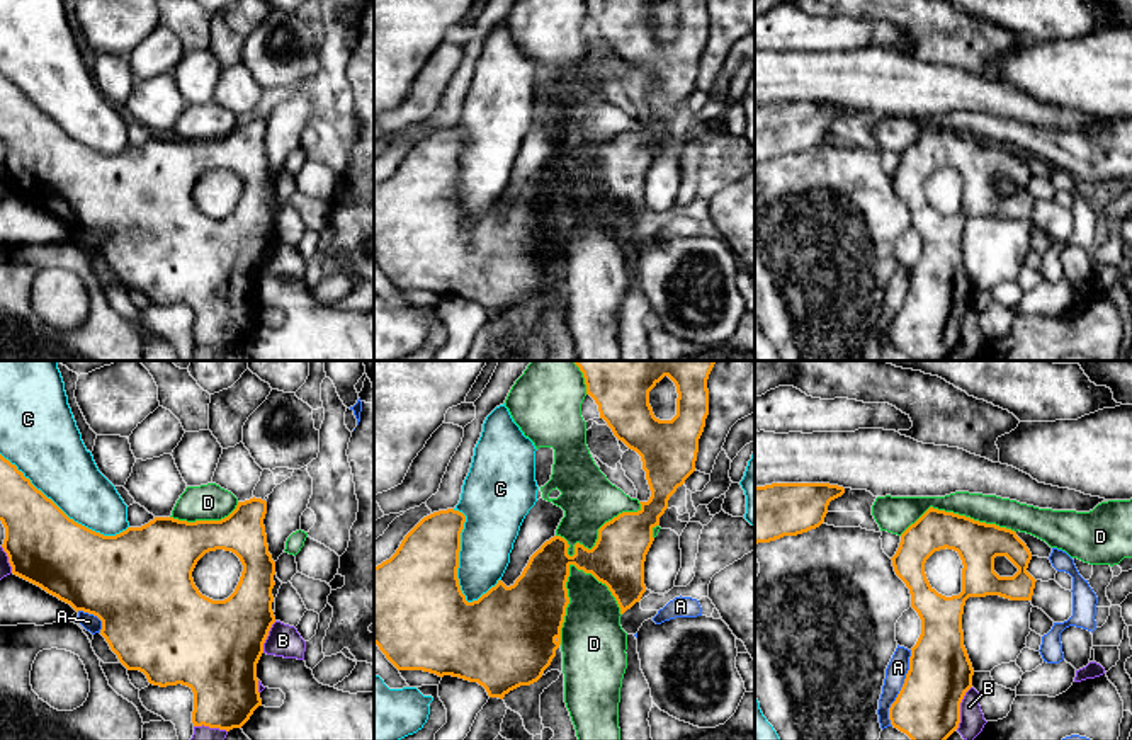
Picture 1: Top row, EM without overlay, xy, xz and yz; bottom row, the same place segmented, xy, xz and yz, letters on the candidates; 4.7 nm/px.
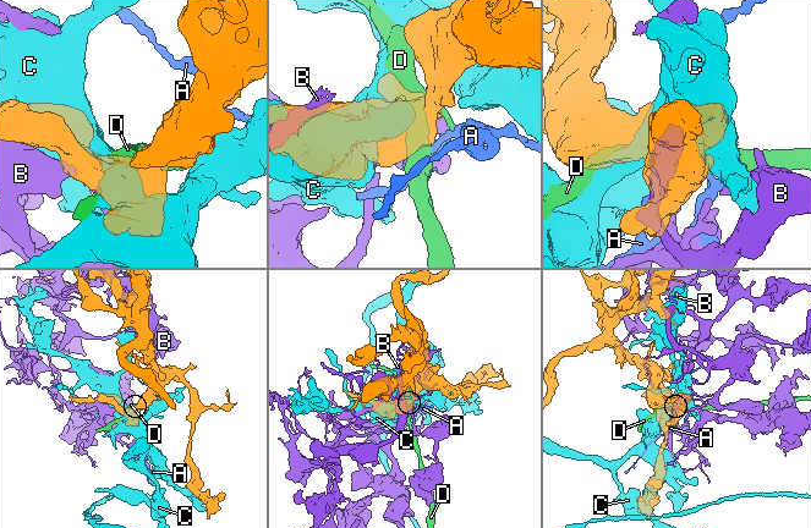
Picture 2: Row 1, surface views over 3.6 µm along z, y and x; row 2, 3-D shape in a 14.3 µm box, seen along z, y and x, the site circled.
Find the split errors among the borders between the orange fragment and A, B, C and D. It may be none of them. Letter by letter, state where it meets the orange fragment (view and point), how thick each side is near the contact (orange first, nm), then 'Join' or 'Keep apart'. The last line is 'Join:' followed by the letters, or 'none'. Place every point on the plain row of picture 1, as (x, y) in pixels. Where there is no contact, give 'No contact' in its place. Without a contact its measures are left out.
A: Touches orange at yz (901, 307). Thickness 300 nm (orange) against 100 nm. Keep apart
B: Touches orange at yz (959, 327). Thickness 300 nm (orange) against 120 nm. Keep apart
C: Touches orange at xy (63, 131). Thickness 360 nm (orange) against 300 nm. Keep apart
D: Touches orange at xz (568, 222). Thickness 360 nm (orange) against 300 nm. Keep apart
Join: none

